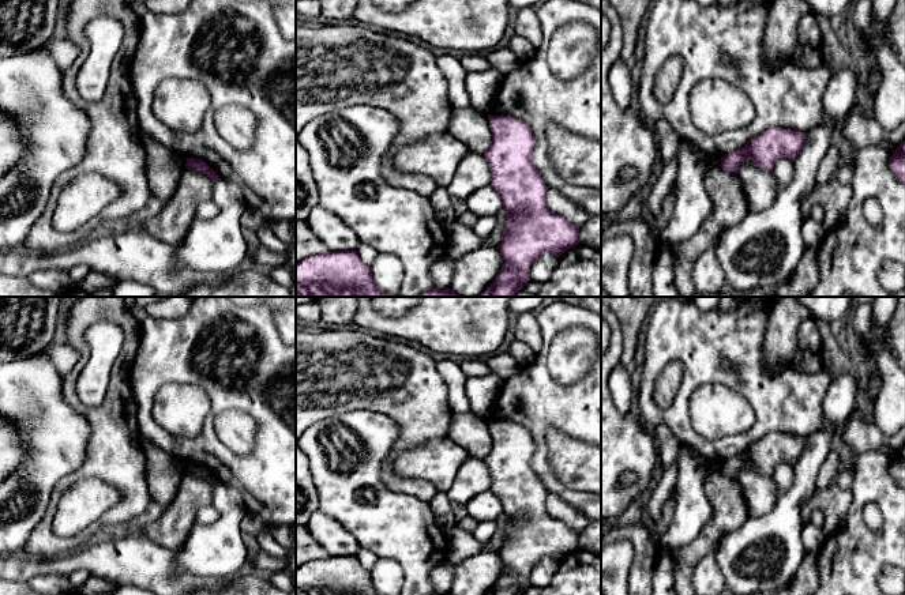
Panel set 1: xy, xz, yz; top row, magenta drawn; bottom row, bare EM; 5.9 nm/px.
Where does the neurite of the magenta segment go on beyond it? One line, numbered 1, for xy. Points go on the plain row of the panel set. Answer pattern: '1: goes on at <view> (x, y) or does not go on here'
1: does not go on here

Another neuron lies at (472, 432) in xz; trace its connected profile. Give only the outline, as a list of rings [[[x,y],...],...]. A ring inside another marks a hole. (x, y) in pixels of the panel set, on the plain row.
[[[469,411],[452,414],[448,437],[466,449],[469,456],[485,459],[492,447],[488,419]]]

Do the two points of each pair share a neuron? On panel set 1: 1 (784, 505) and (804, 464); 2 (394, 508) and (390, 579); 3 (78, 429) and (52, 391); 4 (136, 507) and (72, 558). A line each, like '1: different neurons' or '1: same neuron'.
1: same neuron
2: different neurons
3: same neuron
4: different neurons

